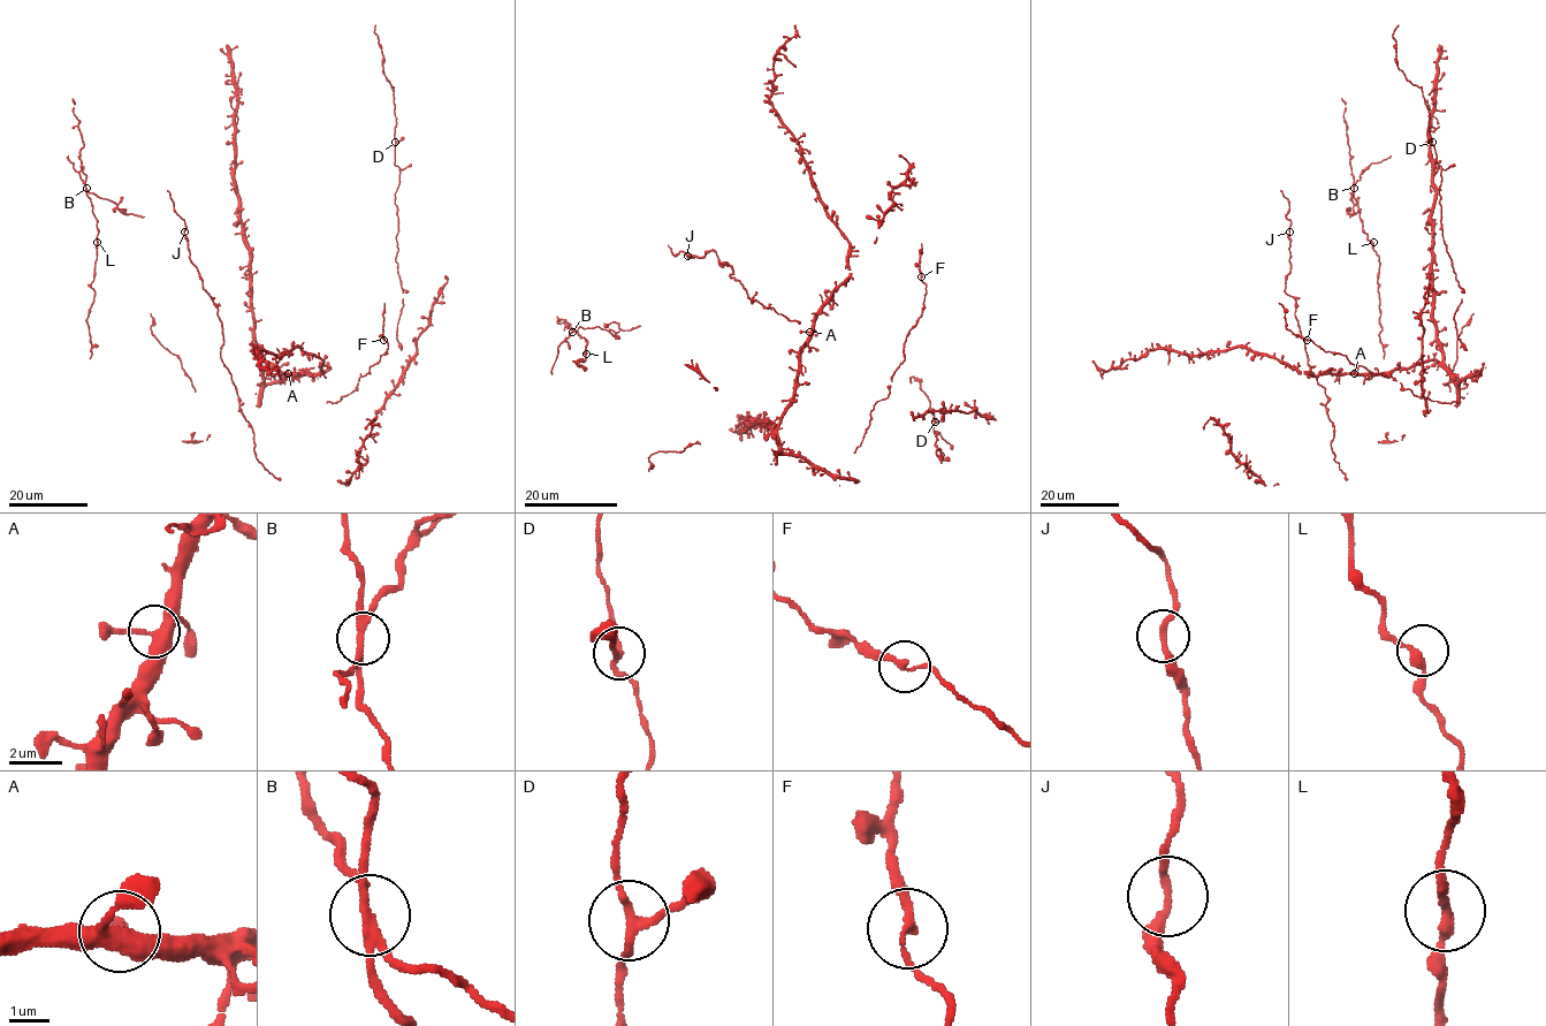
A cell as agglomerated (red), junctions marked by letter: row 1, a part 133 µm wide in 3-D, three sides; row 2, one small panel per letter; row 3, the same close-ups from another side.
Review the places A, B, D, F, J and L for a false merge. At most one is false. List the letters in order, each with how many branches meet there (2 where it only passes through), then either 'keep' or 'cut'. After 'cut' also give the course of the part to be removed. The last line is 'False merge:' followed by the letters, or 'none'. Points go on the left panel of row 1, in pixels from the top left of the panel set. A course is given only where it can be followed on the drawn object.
A: 4 branches meet; keep
B: 4 branches meet; cut; foreign part runs (86, 188), (89, 192), (115, 203), (126, 214), (119, 208), (113, 211)
D: 3 branches meet; keep
F: 2 branches meet; keep
J: 2 branches meet; keep
L: 2 branches meet; keep
False merge: B

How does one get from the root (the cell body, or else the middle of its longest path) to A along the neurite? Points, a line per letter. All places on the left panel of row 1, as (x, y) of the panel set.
A: (263, 360), (280, 373), (288, 373)

